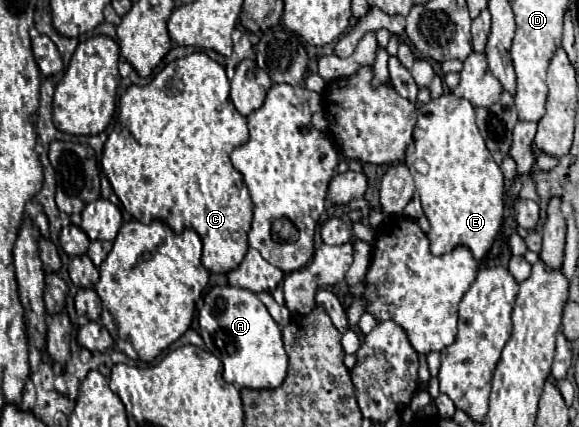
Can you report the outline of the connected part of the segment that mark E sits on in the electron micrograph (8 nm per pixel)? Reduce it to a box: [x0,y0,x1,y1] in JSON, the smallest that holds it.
[405,93,503,259]

